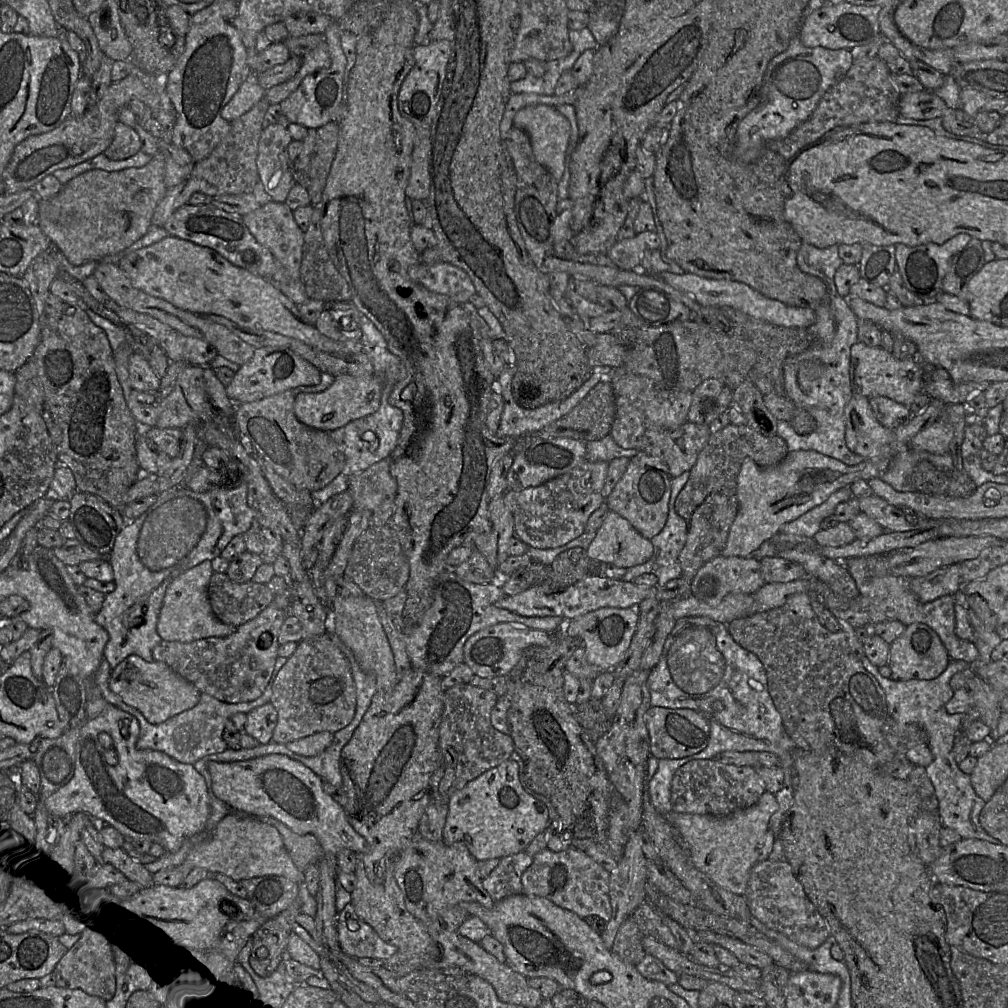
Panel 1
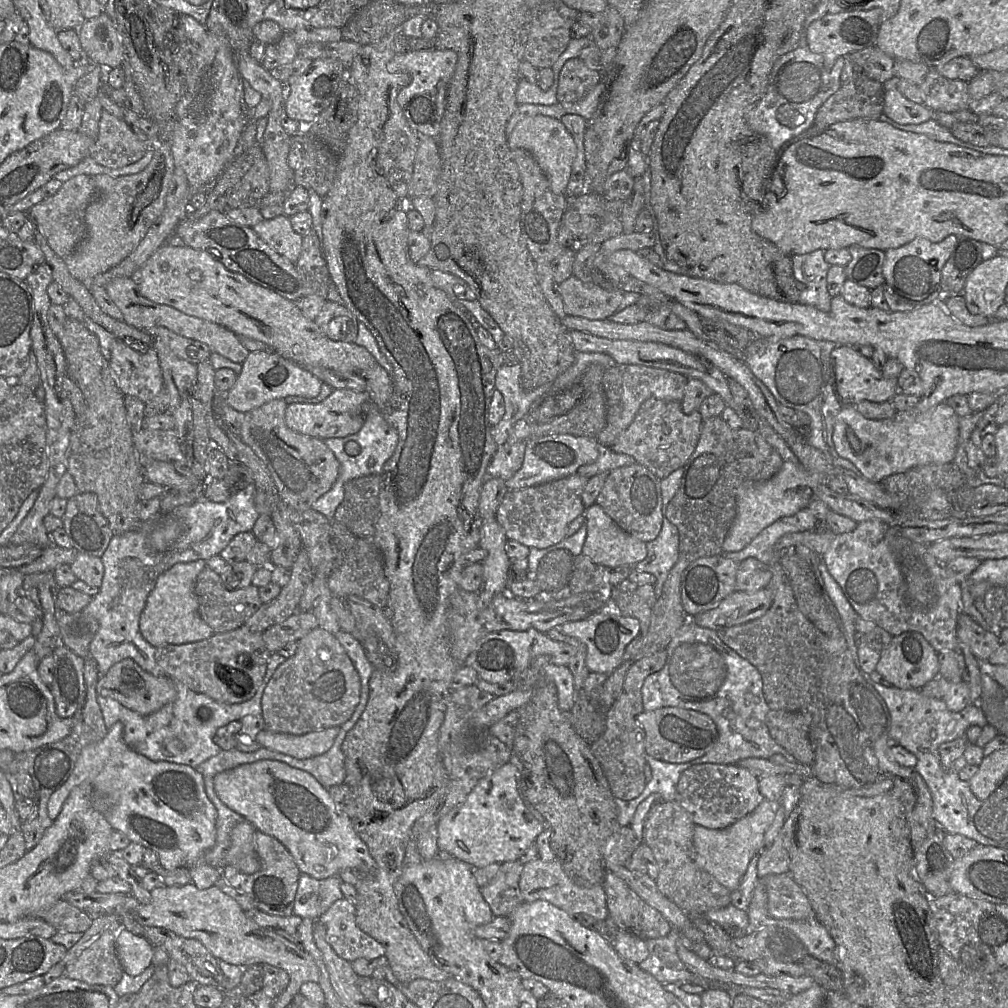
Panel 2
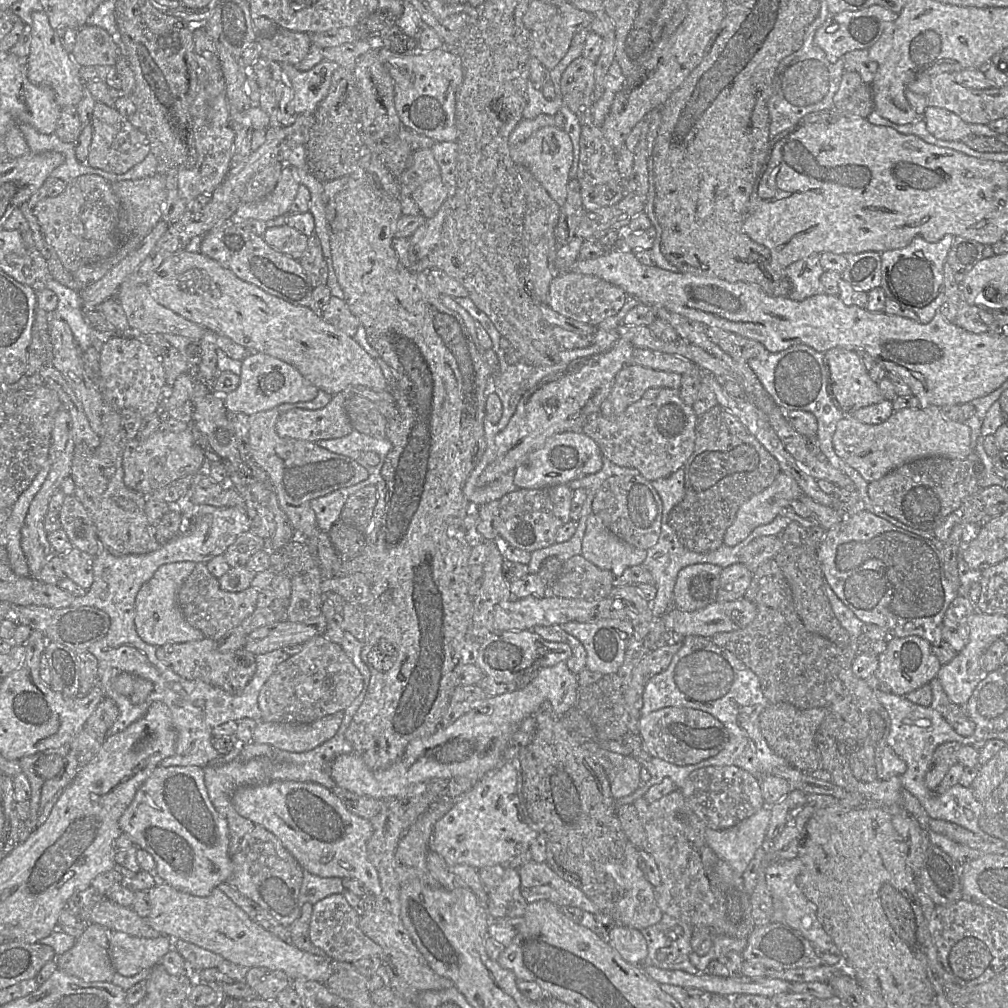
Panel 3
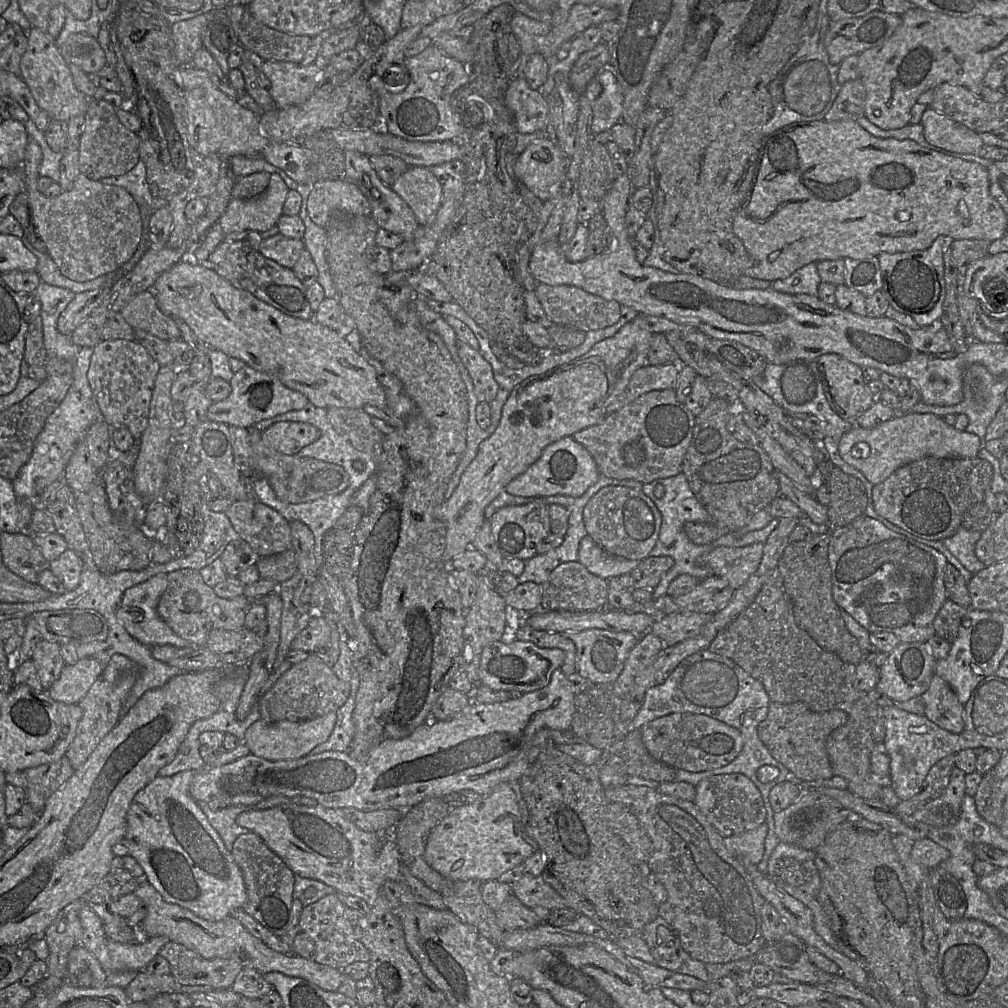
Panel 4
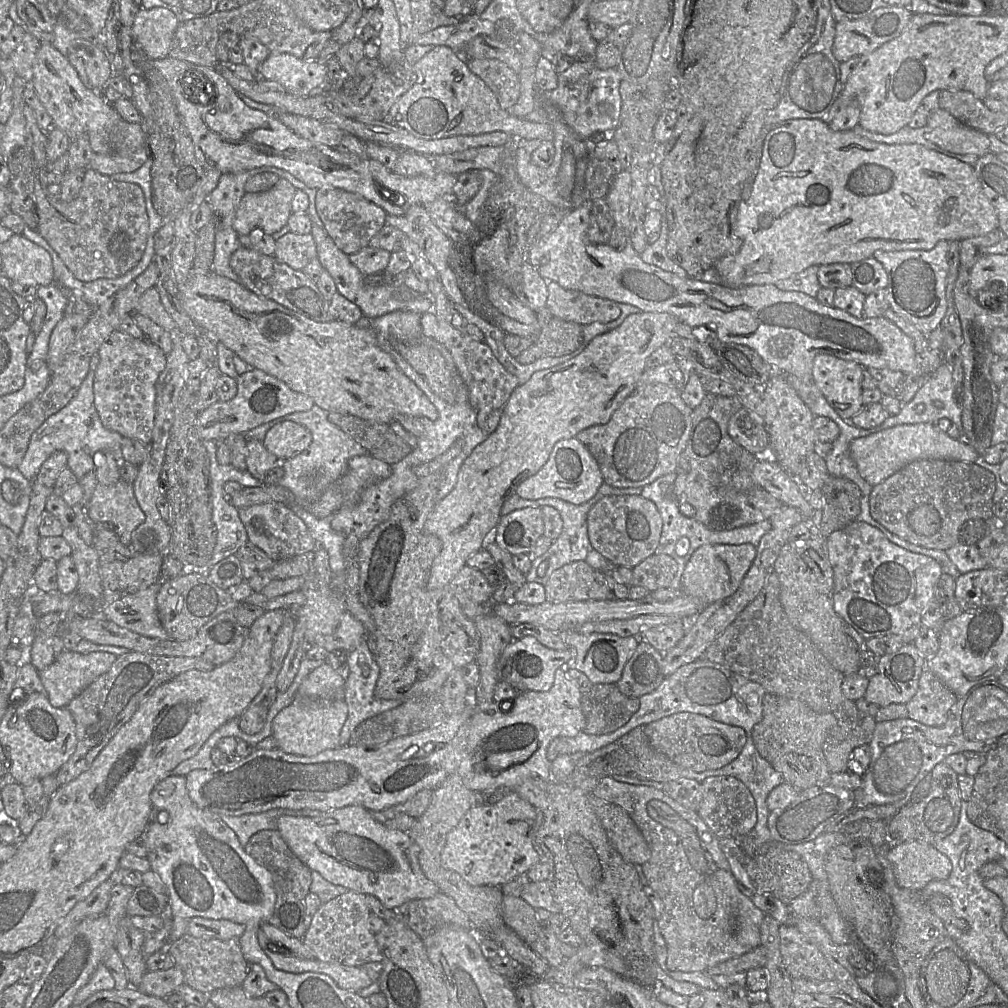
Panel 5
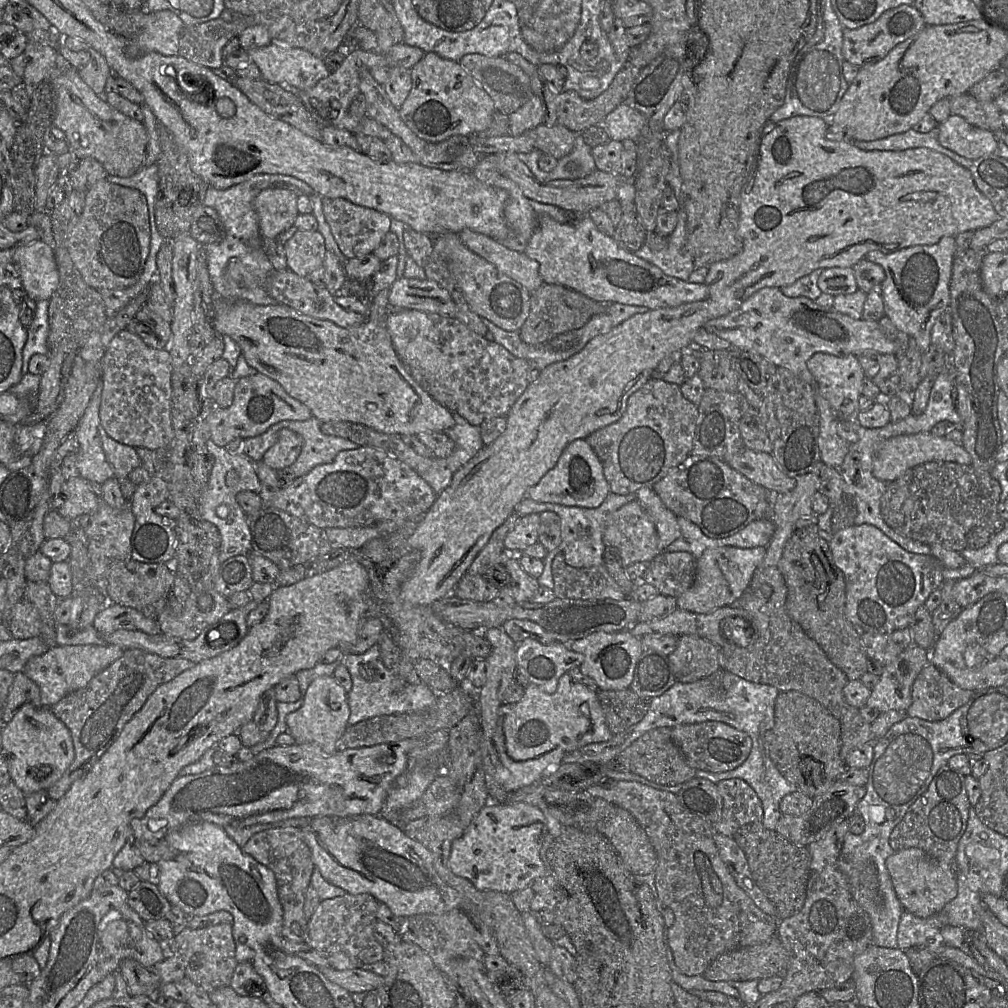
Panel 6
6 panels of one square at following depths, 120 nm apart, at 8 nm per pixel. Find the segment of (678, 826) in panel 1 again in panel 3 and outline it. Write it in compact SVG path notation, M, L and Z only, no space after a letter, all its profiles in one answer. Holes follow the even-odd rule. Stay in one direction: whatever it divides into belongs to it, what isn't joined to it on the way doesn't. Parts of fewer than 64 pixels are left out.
M764 806L729 828L713 830L707 827L706 843L735 873L742 875L766 837L770 816L770 808Z

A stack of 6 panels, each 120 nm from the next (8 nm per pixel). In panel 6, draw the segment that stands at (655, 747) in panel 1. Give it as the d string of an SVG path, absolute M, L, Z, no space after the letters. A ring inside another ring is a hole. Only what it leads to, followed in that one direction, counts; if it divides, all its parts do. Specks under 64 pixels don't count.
M706 721L680 724L671 728L671 738L689 764L695 769L718 773L737 768L748 757L752 740L750 736L723 722Z

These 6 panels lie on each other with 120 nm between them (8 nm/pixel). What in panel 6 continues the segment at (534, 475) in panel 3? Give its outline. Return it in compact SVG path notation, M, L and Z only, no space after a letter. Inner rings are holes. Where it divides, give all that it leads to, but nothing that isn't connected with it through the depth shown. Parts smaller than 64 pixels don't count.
M577 439L564 448L556 465L527 490L526 497L539 503L596 508L608 493L609 485L598 457L584 439Z

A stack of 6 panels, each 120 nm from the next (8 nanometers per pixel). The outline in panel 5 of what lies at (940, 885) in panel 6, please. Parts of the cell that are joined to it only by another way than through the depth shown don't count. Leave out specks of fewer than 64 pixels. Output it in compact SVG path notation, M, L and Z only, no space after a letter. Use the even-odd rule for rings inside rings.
M923 841L894 843L887 858L894 866L897 884L914 891L921 891L932 880L947 879L952 870L950 859Z

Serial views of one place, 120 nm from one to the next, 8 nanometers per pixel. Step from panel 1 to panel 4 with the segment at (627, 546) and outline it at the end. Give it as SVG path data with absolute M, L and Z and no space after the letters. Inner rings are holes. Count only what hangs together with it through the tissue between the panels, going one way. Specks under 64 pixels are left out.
M589 535L581 539L578 556L581 563L589 570L610 578L631 573L641 562L606 552Z

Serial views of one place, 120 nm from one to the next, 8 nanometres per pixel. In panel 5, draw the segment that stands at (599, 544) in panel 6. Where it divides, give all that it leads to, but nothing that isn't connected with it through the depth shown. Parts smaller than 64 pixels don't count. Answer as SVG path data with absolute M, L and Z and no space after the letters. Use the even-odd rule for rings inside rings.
M603 483L599 487L597 493L594 495L592 499L580 505L575 505L570 502L566 502L564 500L561 500L558 498L551 498L551 497L541 498L538 500L527 500L519 497L515 493L512 493L511 495L509 495L502 505L501 515L507 515L510 512L513 512L514 510L523 509L527 507L540 508L543 506L550 506L555 508L560 513L561 518L563 520L563 530L561 535L552 542L551 547L548 549L546 553L544 553L539 557L535 557L534 560L532 561L531 569L525 575L527 582L535 582L542 585L546 585L546 582L550 579L551 575L555 570L572 562L586 560L589 552L594 549L592 545L592 540L588 532L587 515L589 510L600 499L610 495L640 495L641 493L642 493L642 488L640 487L639 488L634 488L634 487L619 488L619 487L614 487L612 485L609 485L607 483ZM543 561L547 561L549 565L544 576L540 577L537 574L537 568Z

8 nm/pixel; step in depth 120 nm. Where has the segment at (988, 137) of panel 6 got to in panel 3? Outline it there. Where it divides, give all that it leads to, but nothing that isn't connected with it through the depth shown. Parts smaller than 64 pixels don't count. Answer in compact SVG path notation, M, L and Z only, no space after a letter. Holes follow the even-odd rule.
M928 106L921 118L925 121L928 132L940 140L962 141L966 136L976 135L976 133L972 133L972 129L969 127L970 124L964 122L959 116L944 108Z

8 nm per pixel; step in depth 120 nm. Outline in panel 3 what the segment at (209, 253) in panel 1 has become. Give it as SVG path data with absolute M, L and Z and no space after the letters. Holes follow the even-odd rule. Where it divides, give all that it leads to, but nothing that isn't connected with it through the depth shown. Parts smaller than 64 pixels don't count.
M181 250L166 258L147 284L164 307L235 343L294 366L318 390L331 396L364 386L388 390L376 361L354 340L308 307L295 306L238 278L203 253Z

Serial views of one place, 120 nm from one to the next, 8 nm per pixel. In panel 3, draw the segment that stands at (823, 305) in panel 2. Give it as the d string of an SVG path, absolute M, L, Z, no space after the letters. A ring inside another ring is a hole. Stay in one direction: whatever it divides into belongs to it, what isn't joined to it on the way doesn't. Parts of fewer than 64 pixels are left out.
M813 254L786 267L784 274L792 283L792 290L788 298L802 301L814 295L824 294L820 283L820 277L823 273L820 254Z

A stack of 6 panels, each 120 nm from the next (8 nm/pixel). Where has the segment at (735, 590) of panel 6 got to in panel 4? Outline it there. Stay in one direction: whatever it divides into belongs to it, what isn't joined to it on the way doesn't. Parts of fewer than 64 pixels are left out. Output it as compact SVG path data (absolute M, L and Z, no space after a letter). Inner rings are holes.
M764 543L744 547L718 546L698 559L698 565L710 570L712 576L725 579L735 590L757 570Z

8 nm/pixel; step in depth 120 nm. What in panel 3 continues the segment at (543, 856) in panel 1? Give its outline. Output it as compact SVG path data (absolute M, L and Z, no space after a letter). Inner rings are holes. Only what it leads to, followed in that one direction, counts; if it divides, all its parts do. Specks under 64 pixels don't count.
M531 861L518 871L520 891L528 904L546 900L558 907L575 907L592 914L602 913L583 891L558 876L547 863Z

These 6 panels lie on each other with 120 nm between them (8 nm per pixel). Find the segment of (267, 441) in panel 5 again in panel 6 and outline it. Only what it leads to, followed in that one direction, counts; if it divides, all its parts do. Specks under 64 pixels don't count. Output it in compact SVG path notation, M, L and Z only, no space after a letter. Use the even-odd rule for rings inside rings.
M289 430L278 432L277 440L263 455L262 461L274 470L290 467L297 460L303 446L302 437Z

